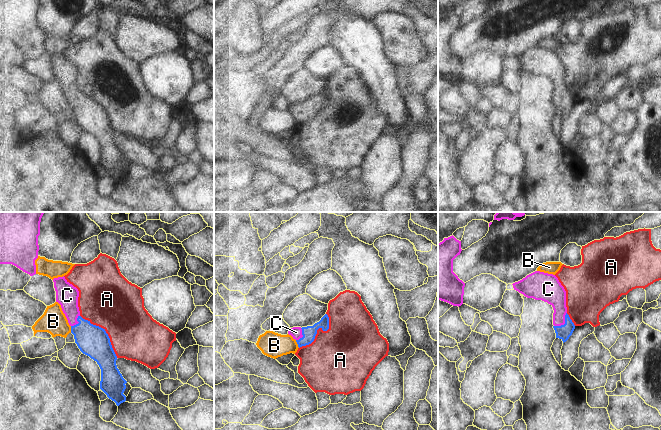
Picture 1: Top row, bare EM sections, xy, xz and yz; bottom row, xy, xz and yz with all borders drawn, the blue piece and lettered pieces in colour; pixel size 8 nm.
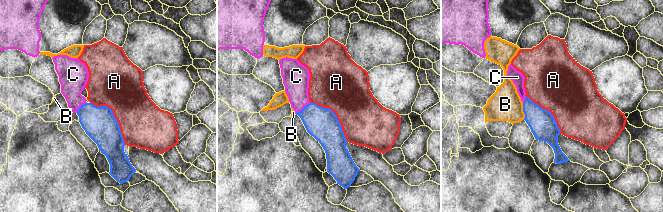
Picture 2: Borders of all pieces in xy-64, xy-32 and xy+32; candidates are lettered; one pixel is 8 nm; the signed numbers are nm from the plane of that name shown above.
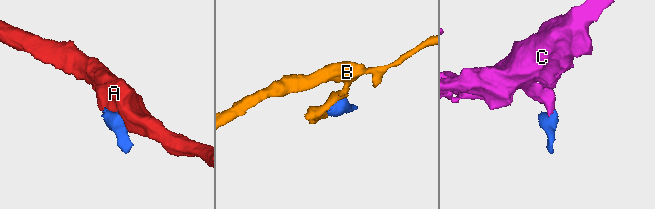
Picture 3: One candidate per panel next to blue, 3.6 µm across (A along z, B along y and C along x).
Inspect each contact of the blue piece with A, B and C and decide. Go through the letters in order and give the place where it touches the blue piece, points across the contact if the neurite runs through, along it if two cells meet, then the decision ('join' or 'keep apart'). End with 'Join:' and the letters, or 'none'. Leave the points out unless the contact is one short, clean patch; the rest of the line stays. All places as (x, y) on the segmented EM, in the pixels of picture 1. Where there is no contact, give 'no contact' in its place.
A: meets blue in xy at (105, 332); keep apart
B: meets blue in xz at (297, 343); border along xz (295, 340), (299, 347); keep apart
C: meets blue in yz at (565, 323); runs through yz (563, 332), (565, 323), (554, 294); join
Join: C

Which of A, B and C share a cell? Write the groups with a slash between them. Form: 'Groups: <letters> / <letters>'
Groups: A / B / C

